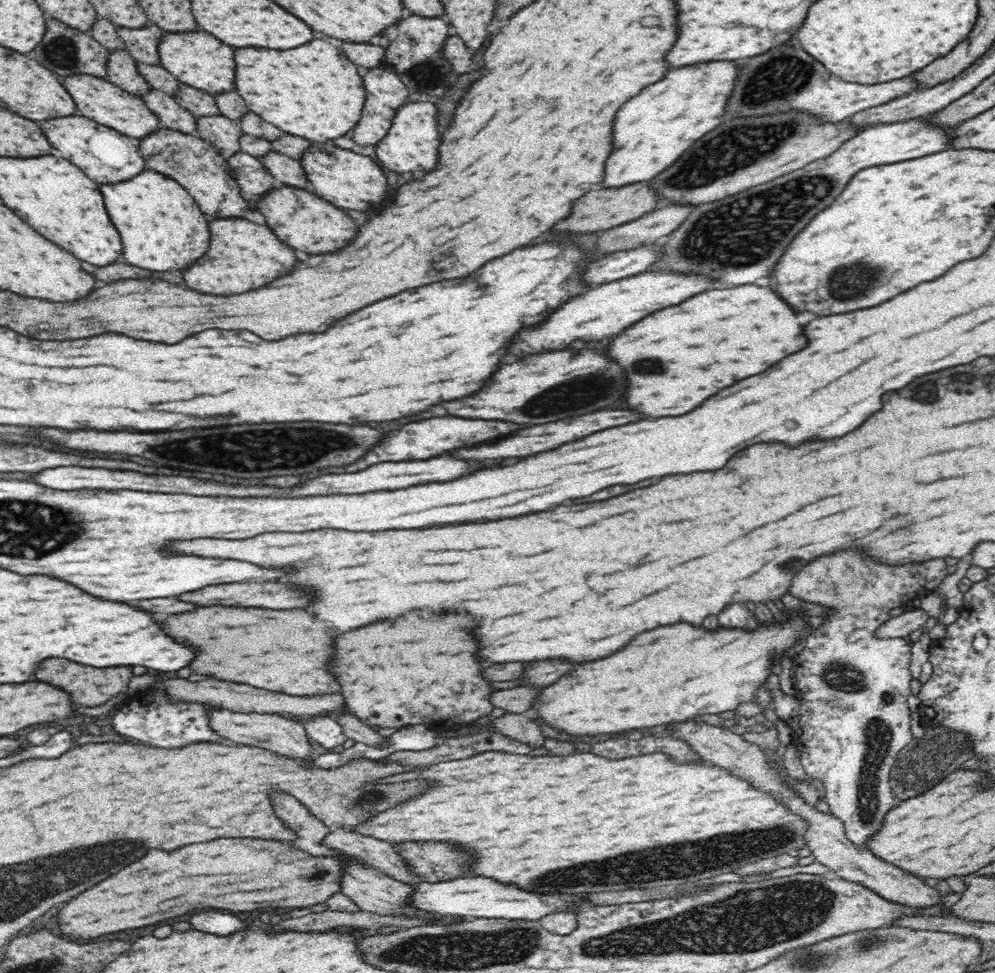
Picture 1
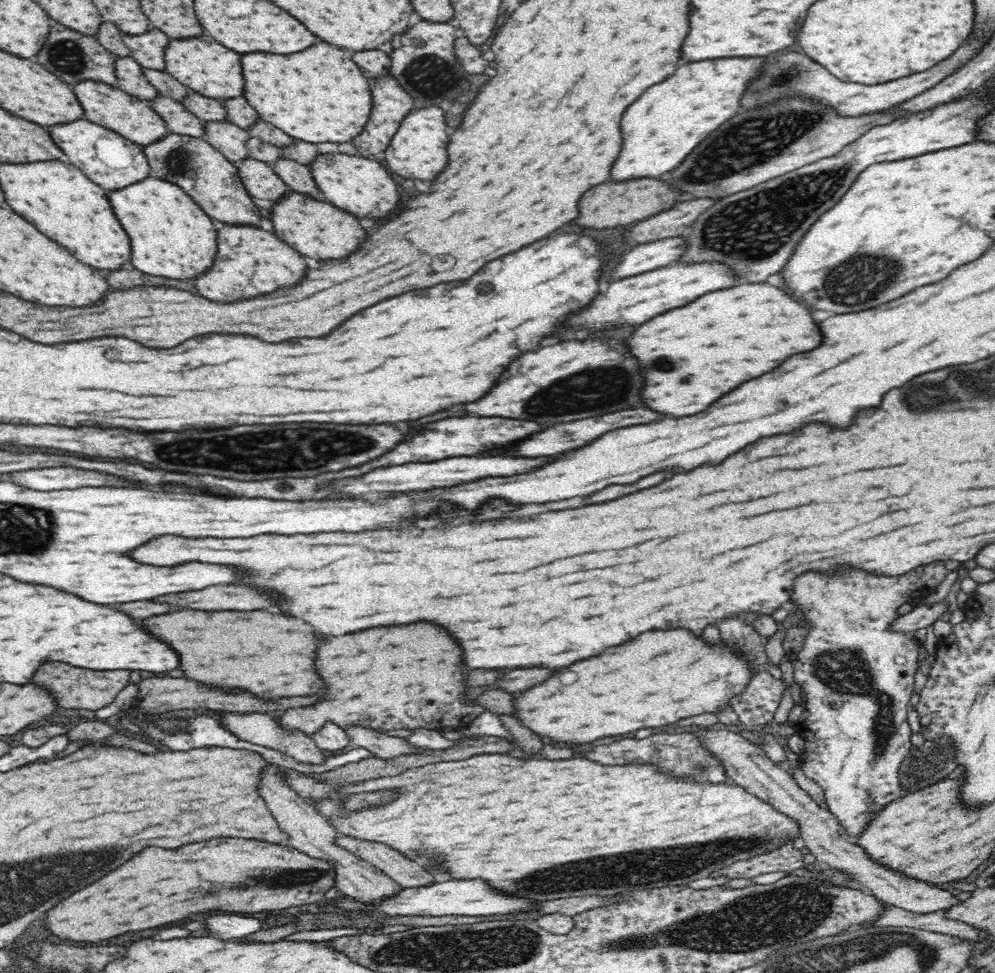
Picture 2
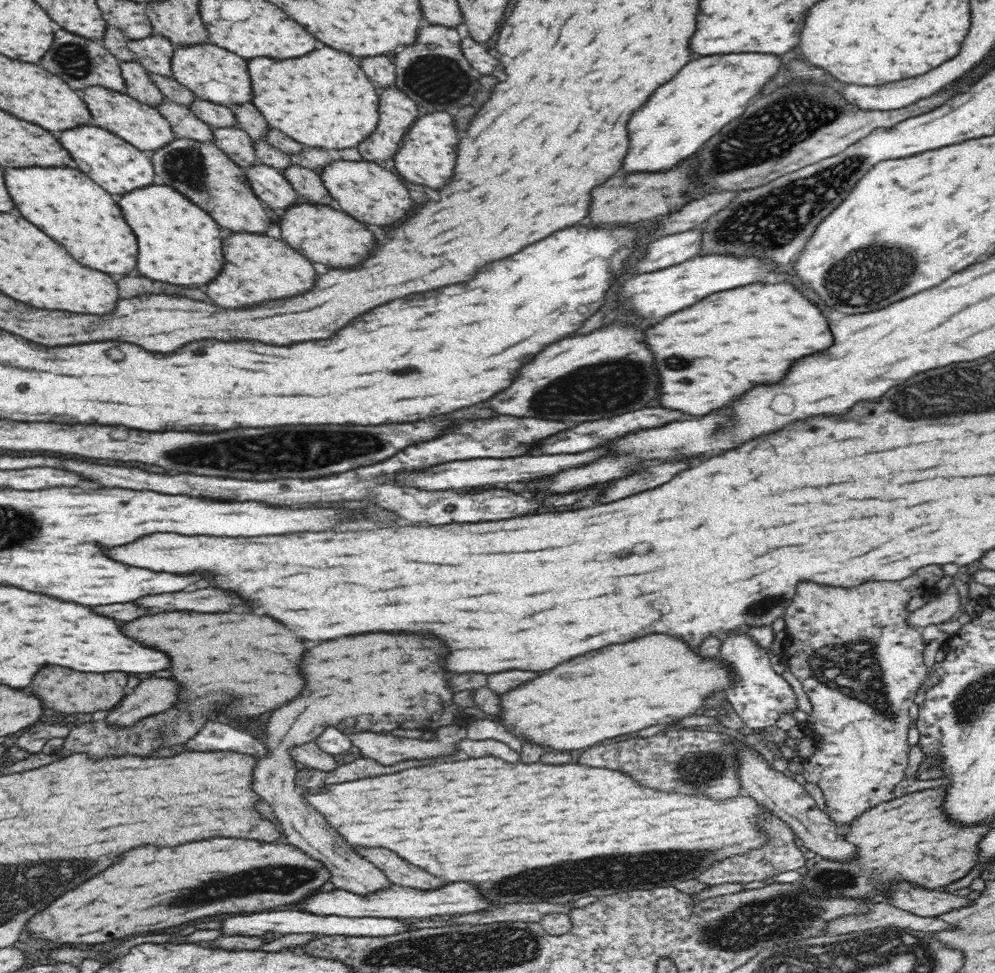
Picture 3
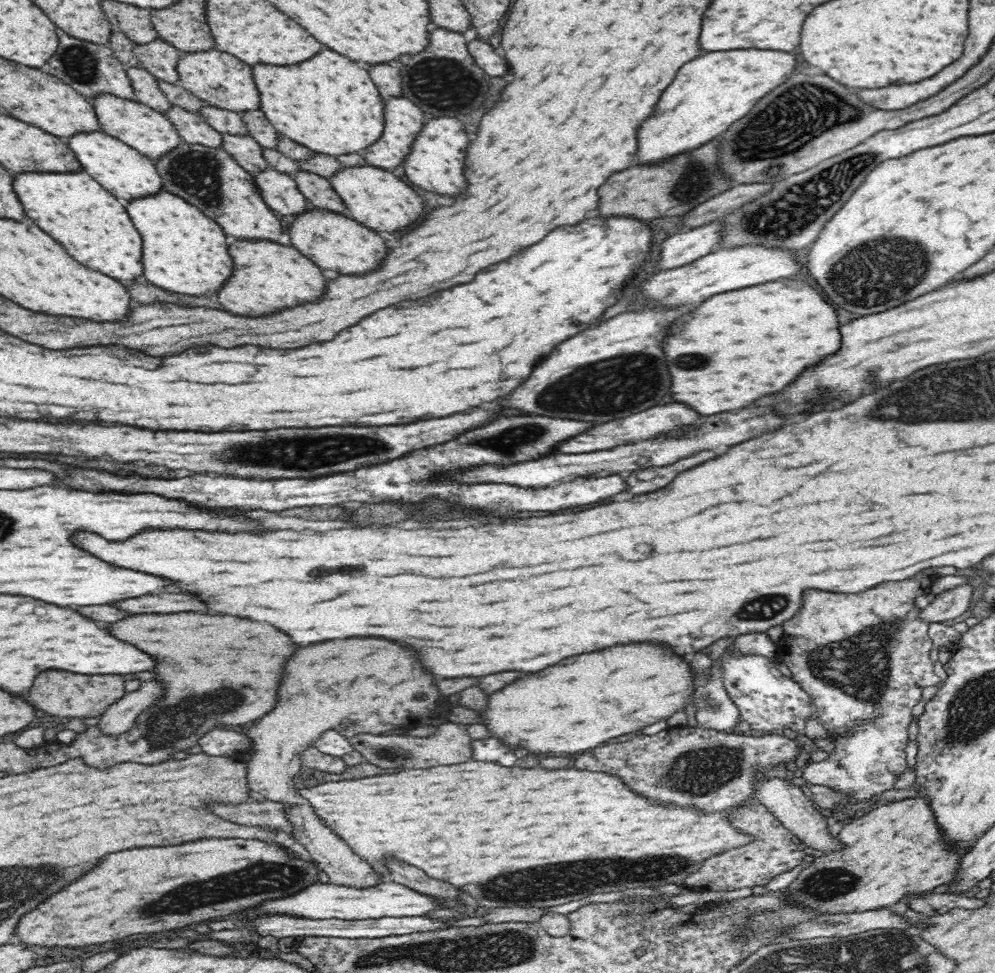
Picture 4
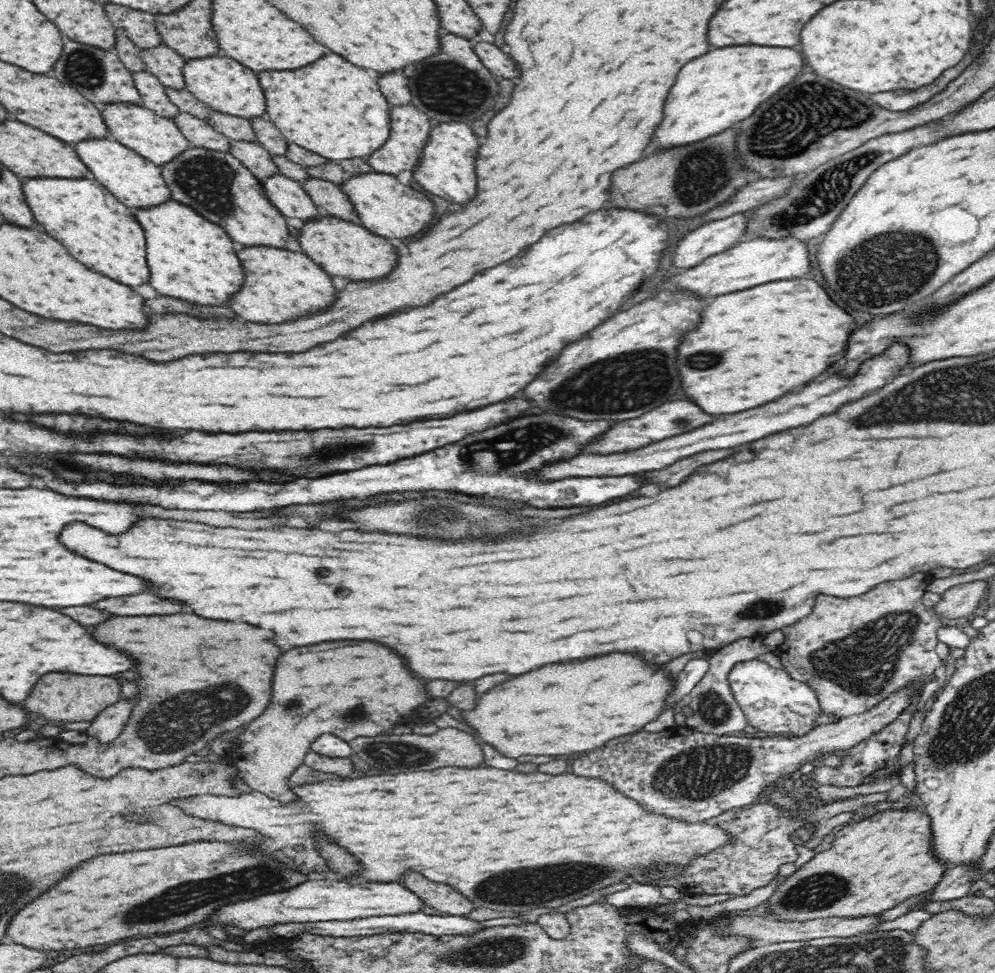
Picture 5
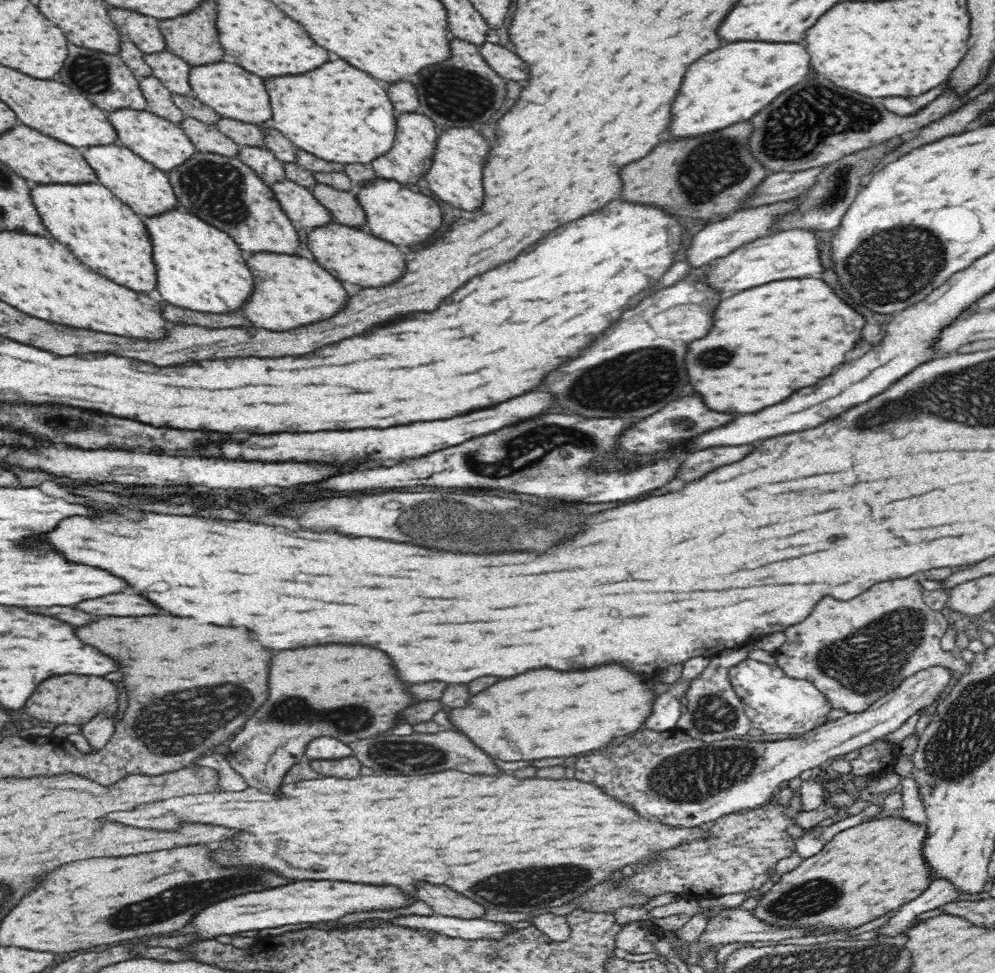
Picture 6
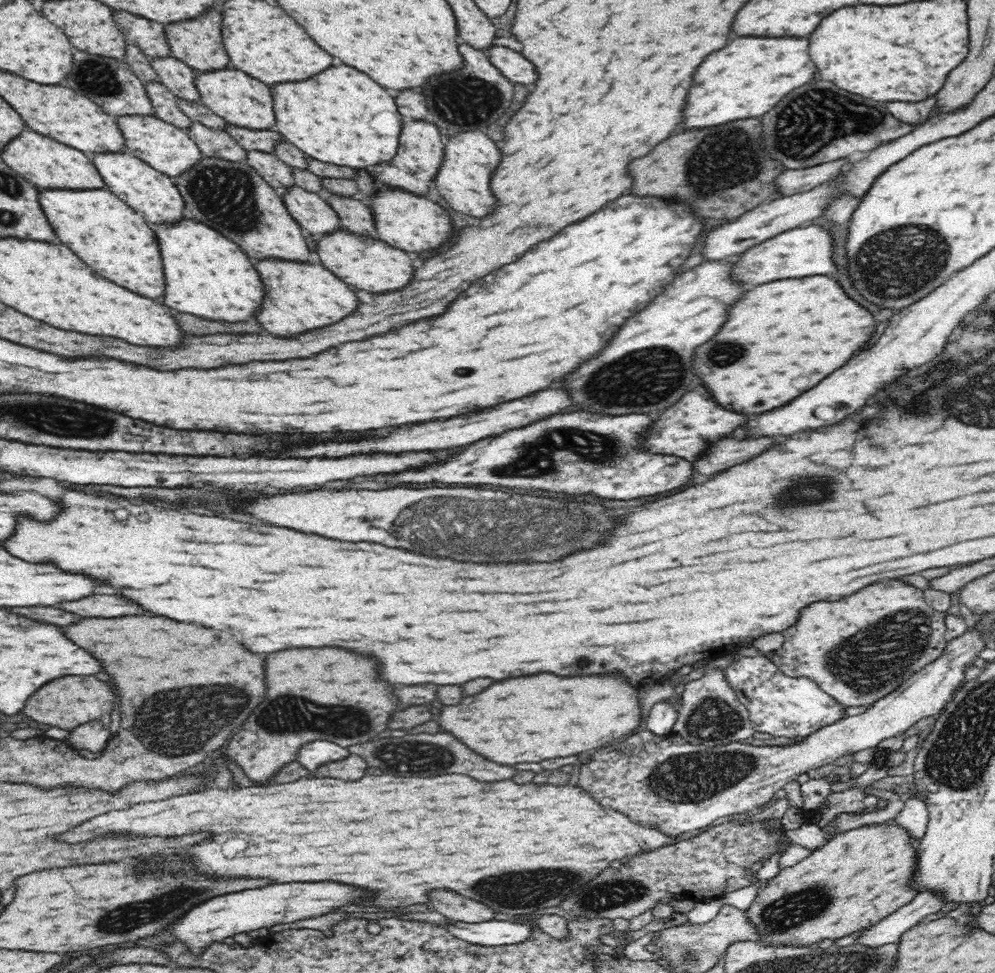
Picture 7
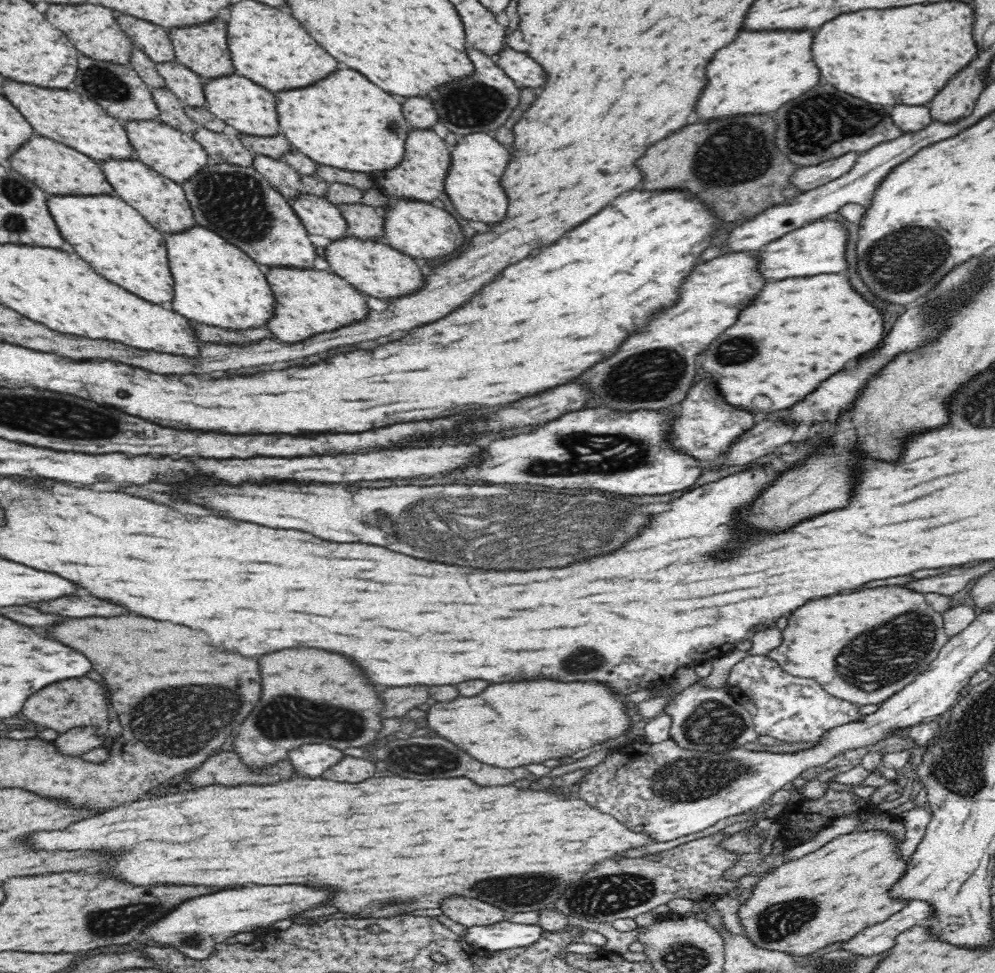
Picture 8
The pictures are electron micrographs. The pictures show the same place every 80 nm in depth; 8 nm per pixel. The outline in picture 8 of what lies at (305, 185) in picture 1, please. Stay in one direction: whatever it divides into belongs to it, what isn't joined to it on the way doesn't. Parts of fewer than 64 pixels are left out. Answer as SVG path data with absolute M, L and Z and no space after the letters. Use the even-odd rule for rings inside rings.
M356 202L336 204L346 219L346 234L360 240L381 240L384 236L384 217L380 209Z

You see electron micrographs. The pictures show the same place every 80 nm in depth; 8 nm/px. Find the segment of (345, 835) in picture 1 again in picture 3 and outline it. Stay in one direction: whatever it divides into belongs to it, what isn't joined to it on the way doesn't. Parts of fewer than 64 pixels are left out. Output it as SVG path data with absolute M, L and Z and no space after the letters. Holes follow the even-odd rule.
M356 848L358 854L362 854L368 862L376 864L384 874L390 878L390 882L398 886L415 888L420 890L434 890L446 882L438 880L436 876L428 874L426 870L398 858L398 854L384 850L384 848Z

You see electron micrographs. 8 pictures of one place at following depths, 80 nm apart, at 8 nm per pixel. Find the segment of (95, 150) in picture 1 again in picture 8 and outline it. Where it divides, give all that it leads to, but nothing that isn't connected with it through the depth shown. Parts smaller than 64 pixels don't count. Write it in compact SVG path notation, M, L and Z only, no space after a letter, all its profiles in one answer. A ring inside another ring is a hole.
M122 158L122 160L98 160L98 165L106 177L106 181L112 185L116 196L133 206L155 229L163 232L182 232L194 226L194 215L190 209L190 203L184 194L180 184L162 176L152 170L143 162L134 158Z

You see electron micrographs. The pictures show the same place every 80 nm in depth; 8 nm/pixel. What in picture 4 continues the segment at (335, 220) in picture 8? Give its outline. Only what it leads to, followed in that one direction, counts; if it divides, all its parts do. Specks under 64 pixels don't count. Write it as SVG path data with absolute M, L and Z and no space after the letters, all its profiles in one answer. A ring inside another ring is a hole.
M269 167L266 170L258 170L253 174L253 179L256 190L275 212L300 214L310 207L306 197L296 187L296 182L286 173Z

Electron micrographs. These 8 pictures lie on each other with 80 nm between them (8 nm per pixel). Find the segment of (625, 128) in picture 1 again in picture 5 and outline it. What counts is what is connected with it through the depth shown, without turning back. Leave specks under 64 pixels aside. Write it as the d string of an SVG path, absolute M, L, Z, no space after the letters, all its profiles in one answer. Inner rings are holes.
M774 46L718 48L688 62L666 98L664 118L658 130L654 130L652 144L658 150L676 148L724 132L754 114L754 110L782 86L790 84L802 72L802 66L804 58L800 52Z

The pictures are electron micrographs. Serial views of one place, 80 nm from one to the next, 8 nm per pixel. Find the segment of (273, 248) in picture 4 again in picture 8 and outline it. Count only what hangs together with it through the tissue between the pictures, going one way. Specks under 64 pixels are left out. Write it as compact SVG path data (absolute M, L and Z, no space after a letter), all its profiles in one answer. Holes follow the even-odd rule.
M262 266L266 281L274 295L274 314L266 326L274 338L282 342L302 342L318 332L336 330L350 322L366 317L368 304L364 295L346 279L337 274L315 268L294 268L293 266Z

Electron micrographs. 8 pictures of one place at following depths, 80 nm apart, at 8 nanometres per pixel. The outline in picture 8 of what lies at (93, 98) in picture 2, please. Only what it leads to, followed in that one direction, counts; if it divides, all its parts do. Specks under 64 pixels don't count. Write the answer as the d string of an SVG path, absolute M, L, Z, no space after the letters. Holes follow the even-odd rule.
M126 120L123 122L128 141L132 145L130 158L138 159L159 172L162 176L170 178L177 183L188 180L194 176L202 166L208 163L206 151L196 142L191 134L176 130L173 126L159 120Z

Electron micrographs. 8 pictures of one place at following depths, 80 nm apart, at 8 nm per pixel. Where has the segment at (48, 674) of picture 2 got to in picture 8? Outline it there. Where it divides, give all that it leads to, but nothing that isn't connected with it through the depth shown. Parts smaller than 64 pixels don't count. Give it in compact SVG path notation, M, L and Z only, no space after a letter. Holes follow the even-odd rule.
M86 676L70 678L66 682L56 682L54 686L42 688L40 692L36 692L34 696L30 696L26 700L26 706L24 706L22 712L34 724L38 724L38 727L50 728L60 732L60 734L75 727L90 726L96 727L98 734L109 736L110 716L108 716L106 690L98 682L94 682L94 680L86 678Z

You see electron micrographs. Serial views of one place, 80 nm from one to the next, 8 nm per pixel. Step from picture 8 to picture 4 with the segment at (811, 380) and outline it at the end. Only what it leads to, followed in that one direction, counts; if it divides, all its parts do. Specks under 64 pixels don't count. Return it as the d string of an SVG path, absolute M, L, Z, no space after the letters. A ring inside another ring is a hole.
M782 280L750 286L708 298L702 306L674 322L664 342L666 364L672 376L674 402L686 404L698 414L712 416L724 410L744 408L760 396L776 394L786 388L804 368L820 362L840 348L838 318L830 304L806 282Z

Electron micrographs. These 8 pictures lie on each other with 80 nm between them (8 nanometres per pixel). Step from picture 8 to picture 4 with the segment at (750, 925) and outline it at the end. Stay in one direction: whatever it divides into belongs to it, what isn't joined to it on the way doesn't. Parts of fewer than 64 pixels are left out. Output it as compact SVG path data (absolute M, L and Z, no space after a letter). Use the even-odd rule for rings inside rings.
M906 798L875 807L844 825L836 832L836 837L845 847L841 851L817 854L812 864L804 867L785 889L785 898L818 912L829 912L830 915L876 910L902 900L905 895L932 891L937 886L956 880L960 861L966 854L964 850L956 852L948 846L946 838L942 838L942 830L938 830L930 802L924 798Z

